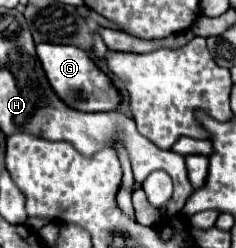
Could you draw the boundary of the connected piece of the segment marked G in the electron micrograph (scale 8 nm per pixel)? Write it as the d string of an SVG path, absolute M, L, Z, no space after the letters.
M37 44L37 56L45 70L45 76L53 92L73 110L81 112L109 112L119 110L121 94L111 86L111 80L99 66L89 58L89 54L75 46L57 46L57 44Z

